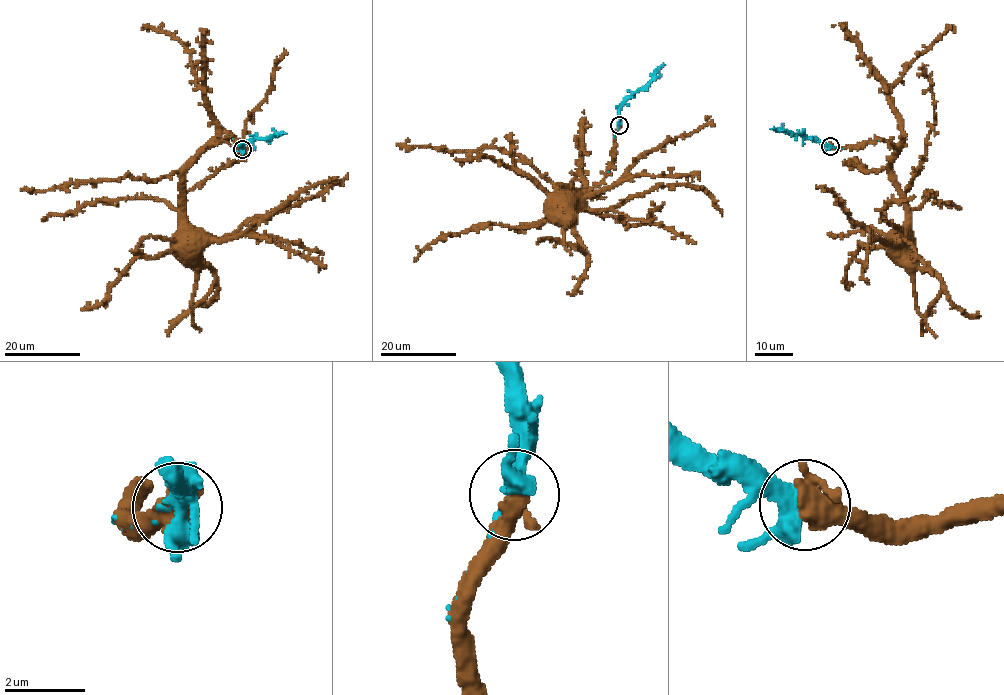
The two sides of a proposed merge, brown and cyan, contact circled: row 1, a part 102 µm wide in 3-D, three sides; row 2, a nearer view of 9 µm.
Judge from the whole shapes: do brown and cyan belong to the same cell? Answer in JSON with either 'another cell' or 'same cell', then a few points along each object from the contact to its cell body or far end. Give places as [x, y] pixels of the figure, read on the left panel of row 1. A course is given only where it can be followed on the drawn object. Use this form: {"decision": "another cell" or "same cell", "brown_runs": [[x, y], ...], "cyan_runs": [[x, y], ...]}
{"decision": "same cell", "brown_runs": [[242, 148], [228, 137], [208, 145], [185, 169], [185, 220], [212, 237], [321, 194], [348, 174]], "cyan_runs": [[242, 148], [244, 142], [286, 133]]}

